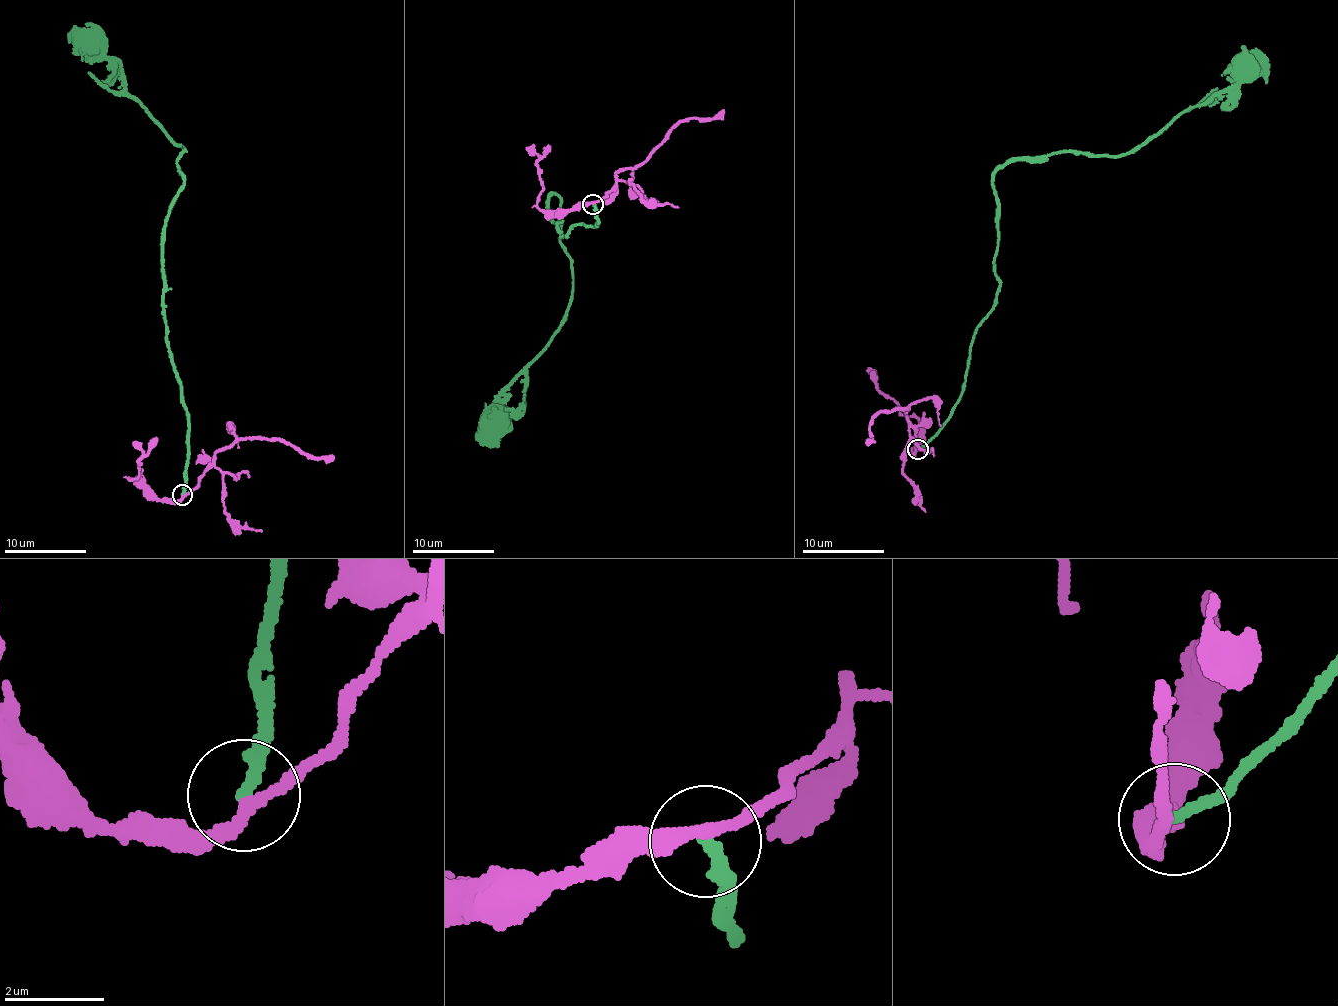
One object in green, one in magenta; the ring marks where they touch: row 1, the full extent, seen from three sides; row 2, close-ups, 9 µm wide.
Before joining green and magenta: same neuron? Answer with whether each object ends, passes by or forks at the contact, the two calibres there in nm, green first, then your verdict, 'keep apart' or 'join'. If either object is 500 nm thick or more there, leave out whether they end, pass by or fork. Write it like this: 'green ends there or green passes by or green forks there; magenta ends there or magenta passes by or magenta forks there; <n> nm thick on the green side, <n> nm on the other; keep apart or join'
green ends there; magenta passes by; 240 nm thick on the green side, 240 nm on the other; keep apart

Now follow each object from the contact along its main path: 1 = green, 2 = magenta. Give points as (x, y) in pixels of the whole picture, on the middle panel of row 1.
1: (592, 204), (595, 226), (562, 236), (547, 195), (561, 199), (568, 316), (526, 369), (523, 403), (493, 423)
2: (592, 202), (606, 196), (617, 180), (615, 174), (643, 162), (676, 125), (692, 118), (715, 118), (723, 109)

